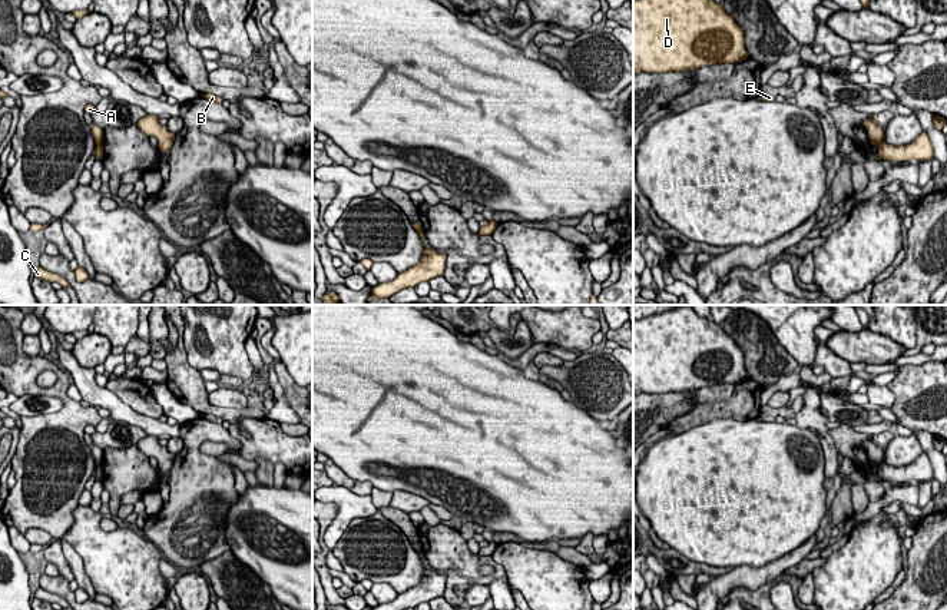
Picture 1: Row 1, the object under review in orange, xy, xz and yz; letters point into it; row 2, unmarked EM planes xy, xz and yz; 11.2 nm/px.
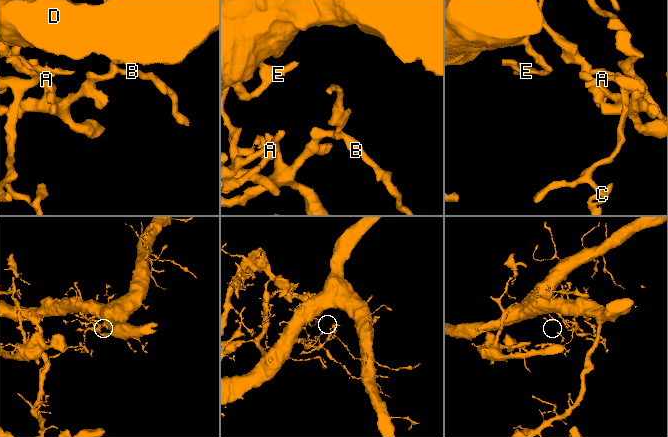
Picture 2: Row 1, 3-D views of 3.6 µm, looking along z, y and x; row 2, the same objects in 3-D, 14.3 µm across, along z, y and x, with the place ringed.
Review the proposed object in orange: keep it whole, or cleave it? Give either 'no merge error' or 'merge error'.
merge error

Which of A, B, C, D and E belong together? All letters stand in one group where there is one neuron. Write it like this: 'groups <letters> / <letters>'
groups A C / B D E

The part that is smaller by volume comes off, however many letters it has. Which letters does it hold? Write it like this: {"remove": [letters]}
{"remove": ["A", "C"]}

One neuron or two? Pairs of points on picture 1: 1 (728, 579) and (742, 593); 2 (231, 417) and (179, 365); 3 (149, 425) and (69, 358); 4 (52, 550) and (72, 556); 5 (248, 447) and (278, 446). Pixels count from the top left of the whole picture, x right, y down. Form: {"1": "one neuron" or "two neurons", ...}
{"1": "two neurons", "2": "one neuron", "3": "one neuron", "4": "two neurons", "5": "one neuron"}

